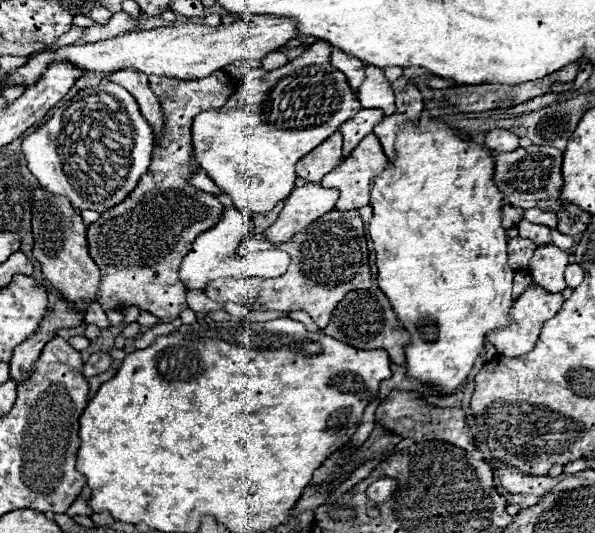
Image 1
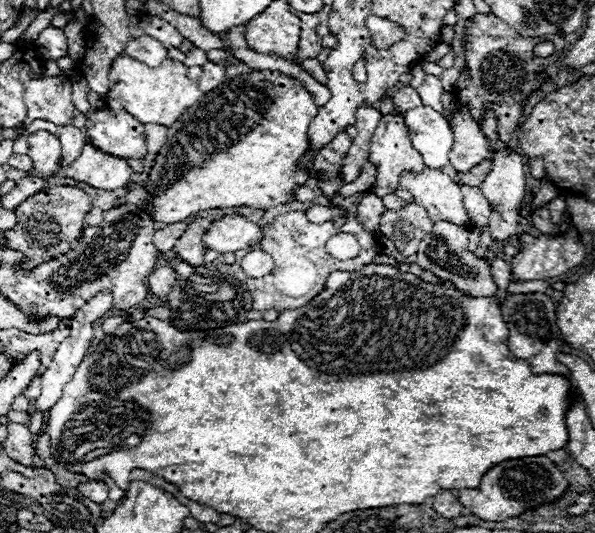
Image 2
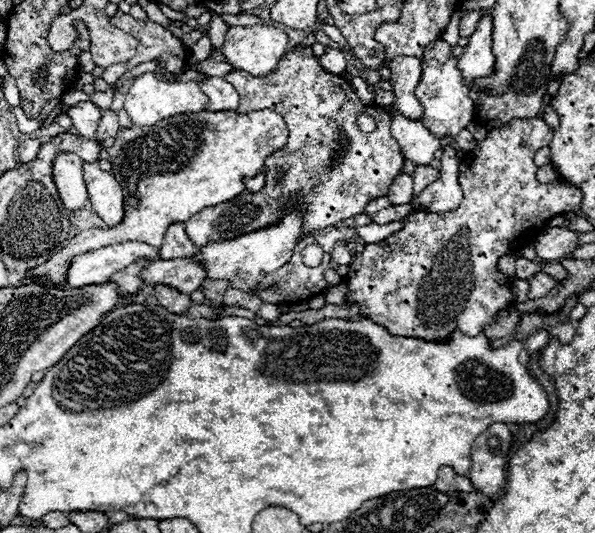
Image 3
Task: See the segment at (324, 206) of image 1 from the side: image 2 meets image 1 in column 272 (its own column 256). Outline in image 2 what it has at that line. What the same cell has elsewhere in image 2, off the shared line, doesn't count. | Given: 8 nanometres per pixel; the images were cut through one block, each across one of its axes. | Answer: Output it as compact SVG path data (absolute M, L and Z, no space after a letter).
M226 214L218 220L214 220L204 234L204 244L208 250L218 252L236 252L246 250L262 240L262 226L256 222L250 222L246 216L240 214Z

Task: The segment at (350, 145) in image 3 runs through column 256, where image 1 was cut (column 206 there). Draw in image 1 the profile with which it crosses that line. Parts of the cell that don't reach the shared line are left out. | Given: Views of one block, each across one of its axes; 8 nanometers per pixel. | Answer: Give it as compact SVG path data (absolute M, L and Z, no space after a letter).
M216 70L216 74L196 82L180 82L178 78L148 80L162 106L164 132L152 150L152 162L148 172L142 174L138 186L124 202L102 212L102 216L88 226L86 236L90 256L100 268L100 306L104 310L138 306L162 322L172 322L188 308L186 286L178 278L180 262L190 250L194 238L212 228L222 218L224 210L214 194L198 190L188 182L188 176L200 170L200 164L192 156L190 128L196 114L224 106L224 102L236 92L236 86L240 88L240 78Z

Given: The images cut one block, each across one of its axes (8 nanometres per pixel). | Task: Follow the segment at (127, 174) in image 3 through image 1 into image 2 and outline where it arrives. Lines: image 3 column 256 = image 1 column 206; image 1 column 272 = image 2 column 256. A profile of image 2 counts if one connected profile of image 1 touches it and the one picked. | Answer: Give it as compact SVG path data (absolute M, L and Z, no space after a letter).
M254 70L252 74L224 80L218 88L206 92L196 106L190 106L168 128L168 144L156 154L156 164L144 184L150 192L150 206L146 206L146 210L156 218L156 222L174 224L208 208L246 204L266 210L294 202L294 192L312 178L312 170L298 168L298 162L310 150L308 128L316 114L318 106L310 92L300 84L300 80L282 72Z

